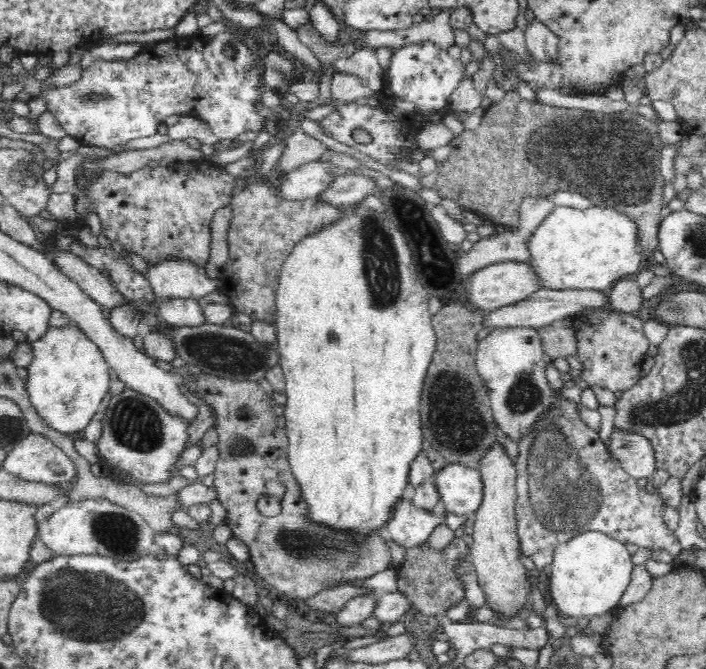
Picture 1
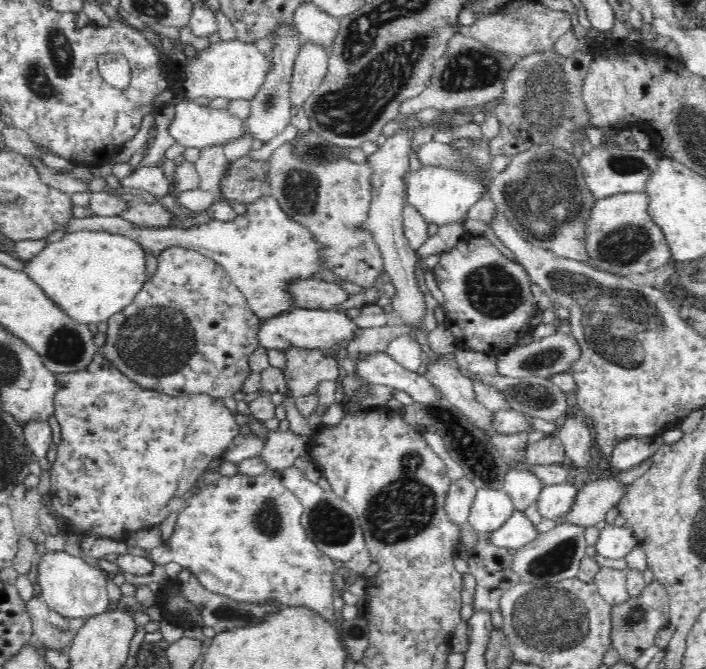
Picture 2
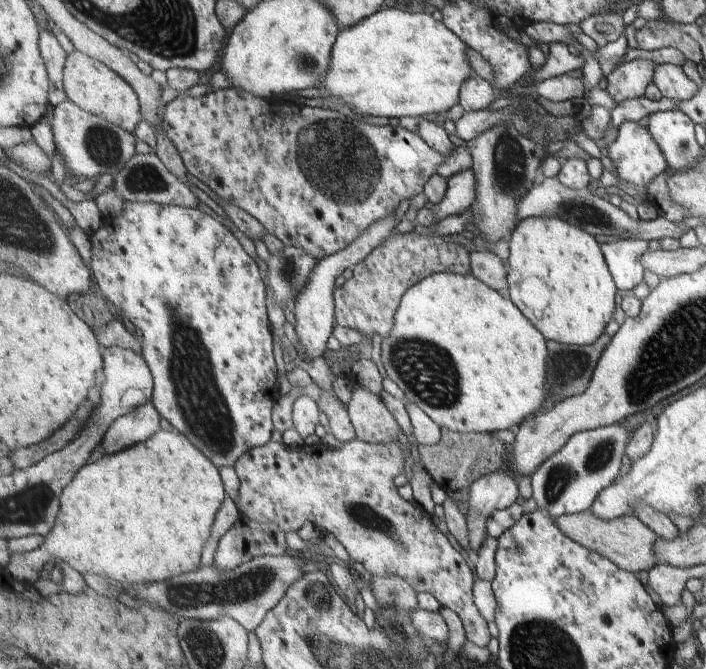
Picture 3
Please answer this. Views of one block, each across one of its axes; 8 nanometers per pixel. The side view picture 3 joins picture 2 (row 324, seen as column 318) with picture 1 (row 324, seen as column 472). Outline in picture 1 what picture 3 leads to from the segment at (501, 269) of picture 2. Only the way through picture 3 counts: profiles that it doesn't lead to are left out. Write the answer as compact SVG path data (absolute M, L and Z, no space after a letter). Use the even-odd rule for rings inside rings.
M610 311L604 320L600 318L598 322L586 322L583 315L570 317L567 319L568 326L573 332L575 344L575 356L580 360L580 378L579 383L588 384L593 387L604 387L611 391L623 391L630 388L641 376L642 362L646 358L650 345L649 339L643 333L643 321L632 314L624 314L616 311Z

